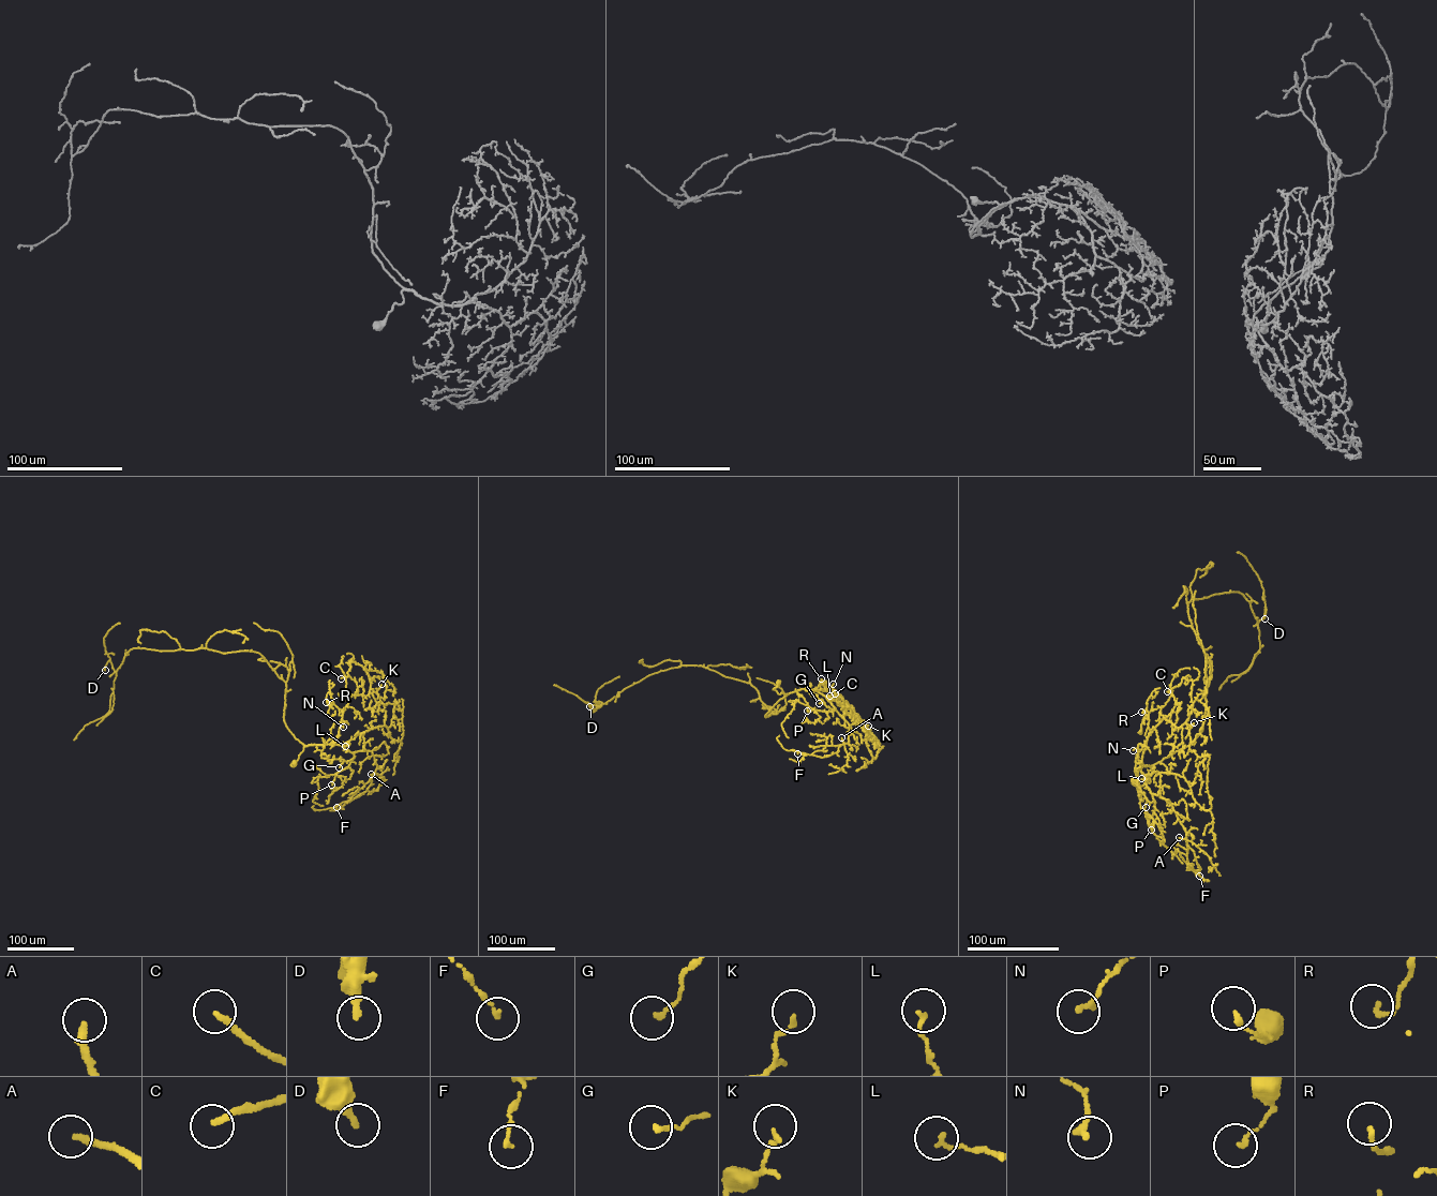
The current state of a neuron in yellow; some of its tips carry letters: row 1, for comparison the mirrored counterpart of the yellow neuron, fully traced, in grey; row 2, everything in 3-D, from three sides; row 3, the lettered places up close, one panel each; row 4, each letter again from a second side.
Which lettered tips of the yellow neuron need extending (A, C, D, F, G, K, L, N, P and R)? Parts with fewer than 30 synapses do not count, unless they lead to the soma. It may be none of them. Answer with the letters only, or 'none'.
C

